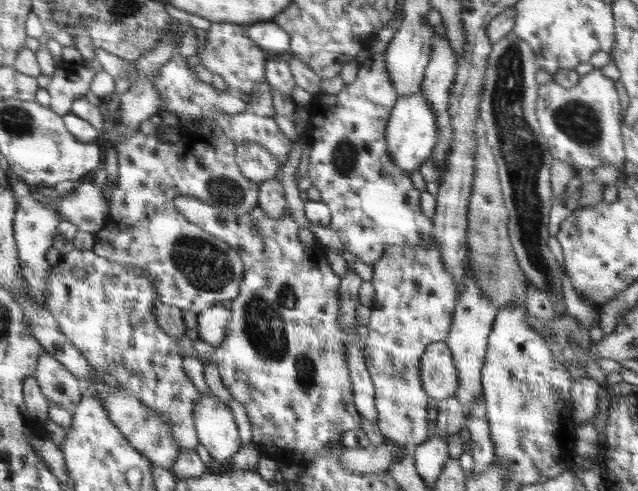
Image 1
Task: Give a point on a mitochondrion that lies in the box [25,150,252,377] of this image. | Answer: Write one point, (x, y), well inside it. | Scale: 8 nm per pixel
(204, 265)

